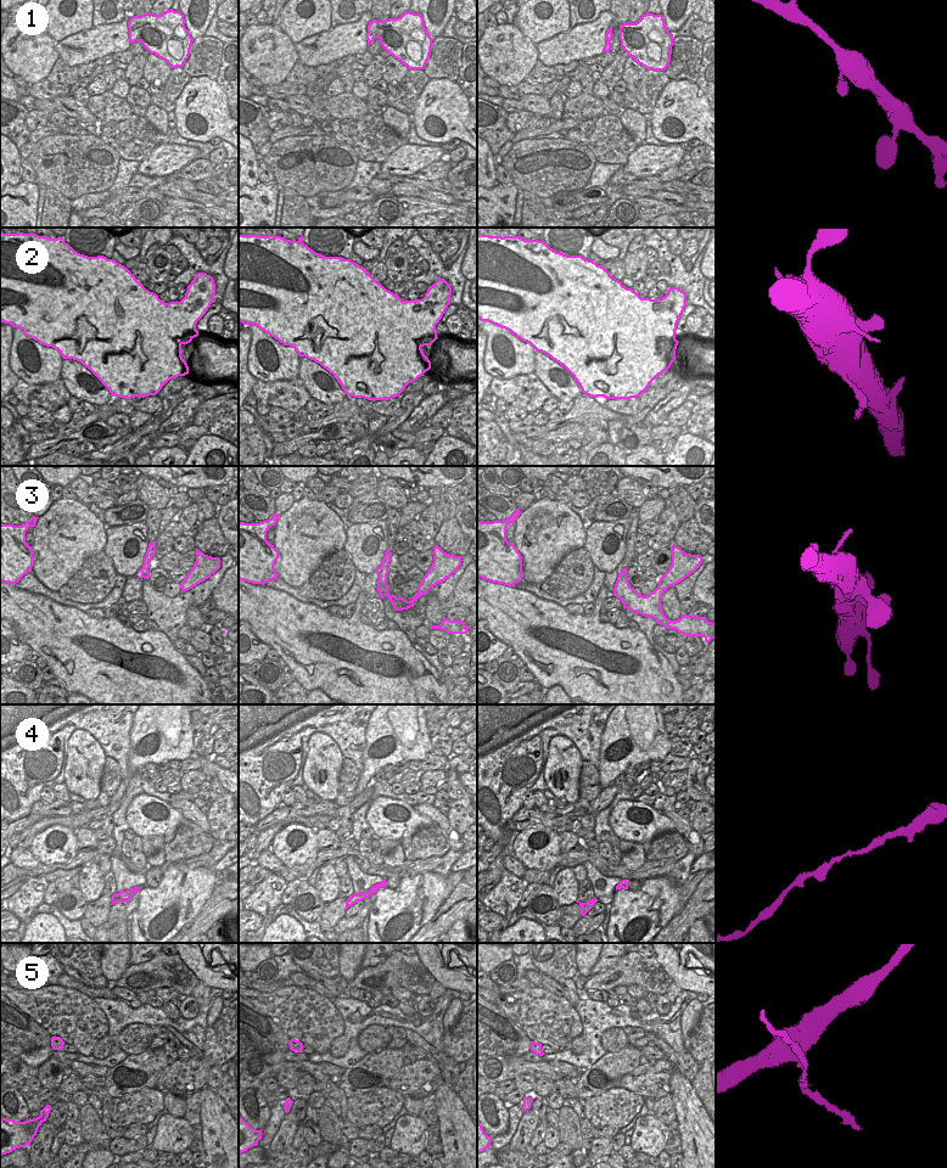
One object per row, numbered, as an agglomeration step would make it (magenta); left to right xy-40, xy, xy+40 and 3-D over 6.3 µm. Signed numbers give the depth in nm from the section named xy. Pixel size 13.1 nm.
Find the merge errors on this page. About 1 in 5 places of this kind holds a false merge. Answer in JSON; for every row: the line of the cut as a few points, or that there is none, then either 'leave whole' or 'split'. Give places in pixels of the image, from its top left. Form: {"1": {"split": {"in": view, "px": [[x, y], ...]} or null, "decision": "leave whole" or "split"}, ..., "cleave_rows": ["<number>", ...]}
{"1": {"split": null, "decision": "leave whole"}, "2": {"split": null, "decision": "leave whole"}, "3": {"split": null, "decision": "leave whole"}, "4": {"split": null, "decision": "leave whole"}, "5": {"split": {"in": "xy", "px": [[284, 1106], [289, 1111]]}, "decision": "split"}, "cleave_rows": ["5"]}

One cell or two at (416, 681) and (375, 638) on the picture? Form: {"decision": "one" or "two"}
{"decision": "one"}

